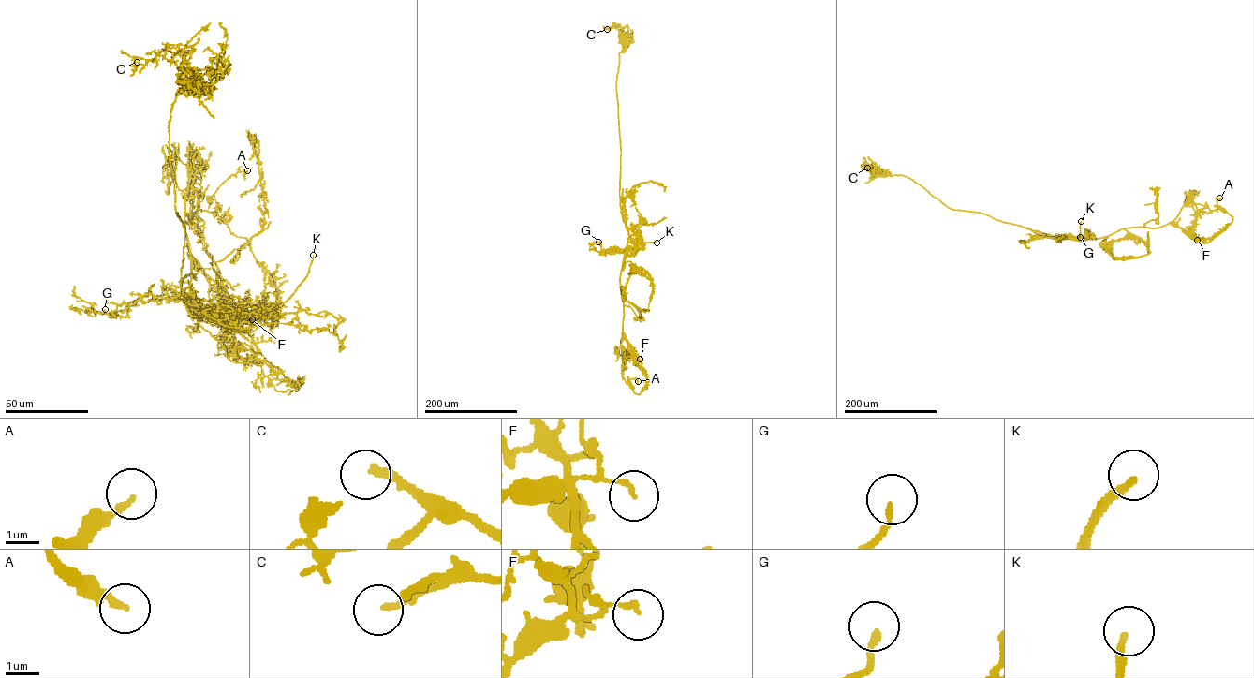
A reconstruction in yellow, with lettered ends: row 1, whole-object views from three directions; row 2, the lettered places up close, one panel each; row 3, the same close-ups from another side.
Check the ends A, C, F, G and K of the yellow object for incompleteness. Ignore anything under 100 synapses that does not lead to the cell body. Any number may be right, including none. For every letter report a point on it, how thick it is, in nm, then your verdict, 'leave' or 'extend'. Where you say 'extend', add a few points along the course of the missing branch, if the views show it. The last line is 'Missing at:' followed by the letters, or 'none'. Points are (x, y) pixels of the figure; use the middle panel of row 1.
A: (638, 381) | 190 nm | leave
C: (607, 29) | 200 nm | extend
F: (640, 359) | 130 nm | leave
G: (598, 242) | 160 nm | leave
K: (656, 243) | 200 nm | extend | (656, 243), (652, 246), (638, 245)
Missing at: C, K

